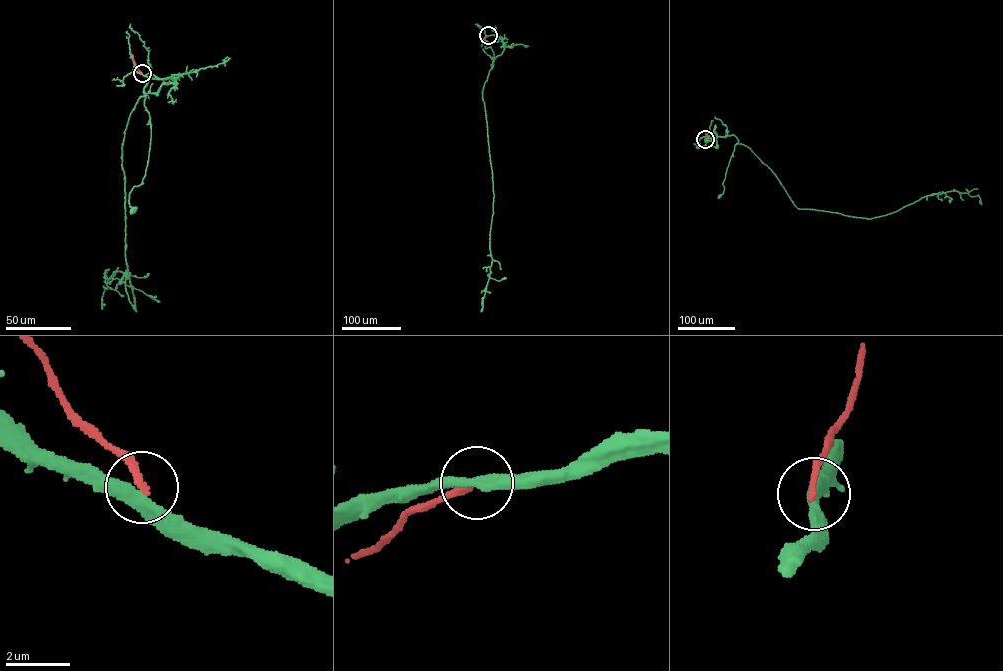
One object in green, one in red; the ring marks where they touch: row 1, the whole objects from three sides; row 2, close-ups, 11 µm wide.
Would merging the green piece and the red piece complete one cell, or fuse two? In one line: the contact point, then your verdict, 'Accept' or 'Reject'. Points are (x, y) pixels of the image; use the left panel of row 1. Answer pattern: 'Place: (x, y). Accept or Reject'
Place: (142, 73). Reject

